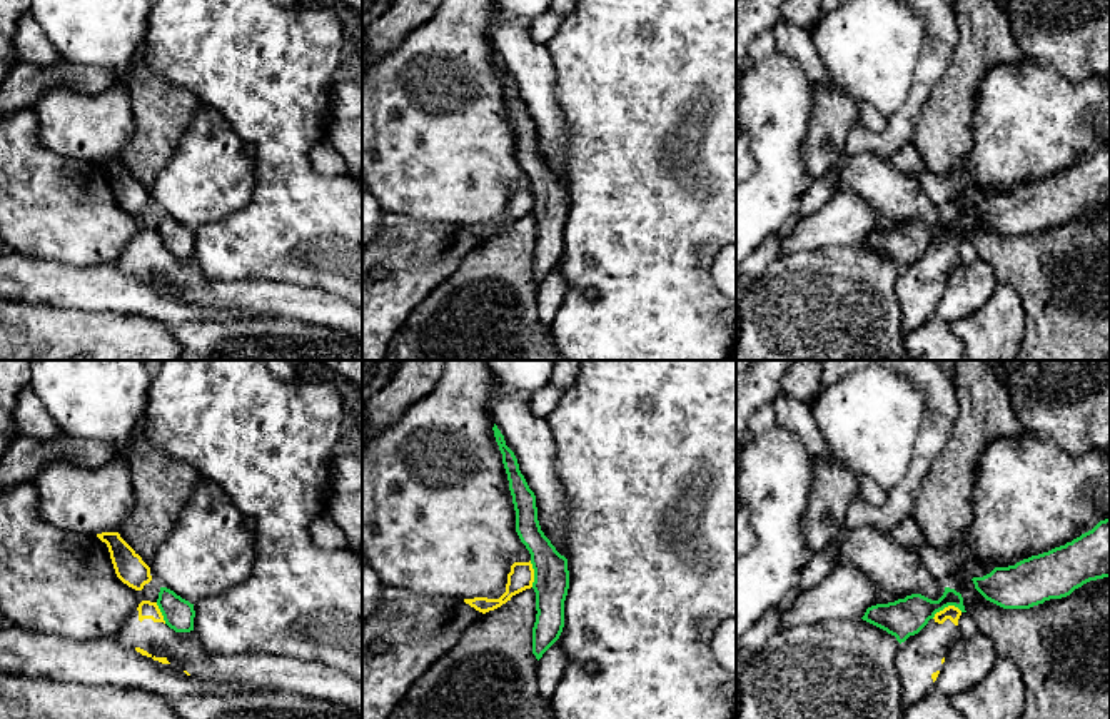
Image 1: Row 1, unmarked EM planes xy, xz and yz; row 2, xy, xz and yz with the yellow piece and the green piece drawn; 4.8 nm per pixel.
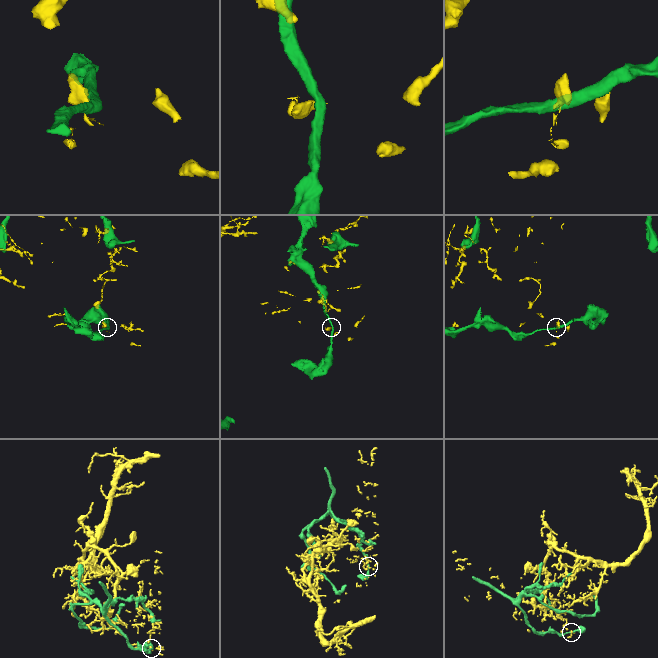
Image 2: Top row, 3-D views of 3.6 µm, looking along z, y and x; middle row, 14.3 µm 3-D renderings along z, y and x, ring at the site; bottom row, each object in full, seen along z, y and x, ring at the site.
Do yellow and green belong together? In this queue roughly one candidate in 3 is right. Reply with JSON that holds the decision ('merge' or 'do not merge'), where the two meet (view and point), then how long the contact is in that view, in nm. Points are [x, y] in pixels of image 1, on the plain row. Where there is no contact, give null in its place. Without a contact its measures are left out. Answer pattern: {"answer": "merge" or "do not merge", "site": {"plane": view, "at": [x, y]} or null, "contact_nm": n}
{"answer": "do not merge", "site": {"plane": "yz", "at": [948, 232]}, "contact_nm": 160}

